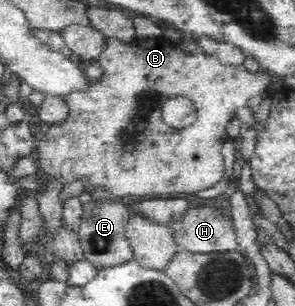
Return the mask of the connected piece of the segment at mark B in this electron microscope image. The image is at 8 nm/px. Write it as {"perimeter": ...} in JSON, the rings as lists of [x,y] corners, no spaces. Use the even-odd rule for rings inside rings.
{"perimeter":[[[164,36],[157,37],[135,37],[132,41],[123,42],[119,38],[106,37],[104,42],[103,52],[98,56],[97,62],[103,66],[103,76],[99,80],[89,78],[86,82],[84,89],[75,89],[70,93],[64,94],[62,99],[65,101],[65,106],[69,109],[69,115],[64,118],[63,122],[57,123],[46,129],[40,139],[37,141],[36,156],[35,159],[39,165],[39,175],[43,180],[43,184],[47,184],[49,179],[52,179],[55,175],[61,175],[63,177],[63,184],[71,182],[72,180],[87,180],[87,190],[85,192],[90,195],[96,191],[97,188],[102,188],[104,191],[111,193],[112,195],[123,196],[145,196],[145,198],[167,198],[167,194],[194,194],[199,190],[205,190],[206,188],[213,188],[217,186],[223,178],[225,178],[225,160],[223,159],[222,146],[227,135],[227,124],[233,120],[236,116],[236,112],[239,108],[247,106],[247,102],[254,96],[257,96],[264,91],[270,91],[270,84],[275,79],[271,71],[267,69],[259,69],[258,71],[250,71],[245,67],[244,63],[223,63],[219,61],[219,57],[211,54],[207,54],[202,51],[185,52],[181,50],[178,44],[171,42]],[[178,96],[186,96],[191,99],[196,107],[196,119],[193,124],[184,126],[183,128],[170,127],[162,117],[163,104],[167,102],[167,99],[175,98]]]}

